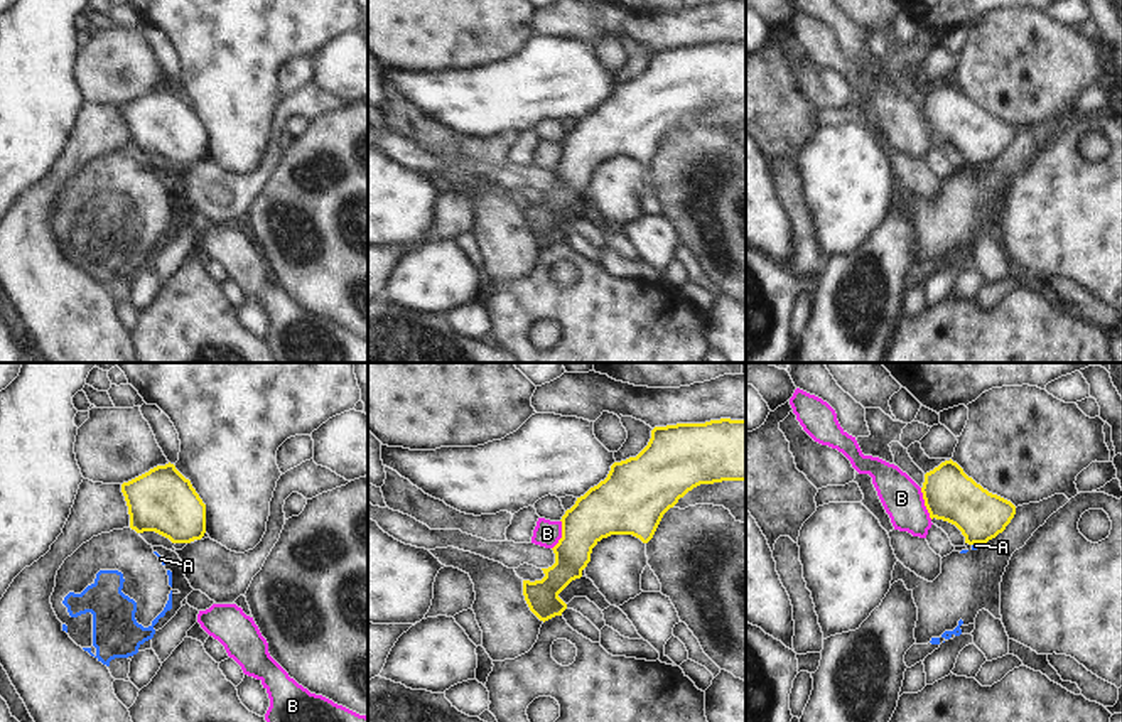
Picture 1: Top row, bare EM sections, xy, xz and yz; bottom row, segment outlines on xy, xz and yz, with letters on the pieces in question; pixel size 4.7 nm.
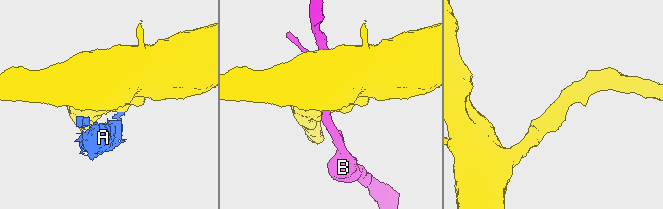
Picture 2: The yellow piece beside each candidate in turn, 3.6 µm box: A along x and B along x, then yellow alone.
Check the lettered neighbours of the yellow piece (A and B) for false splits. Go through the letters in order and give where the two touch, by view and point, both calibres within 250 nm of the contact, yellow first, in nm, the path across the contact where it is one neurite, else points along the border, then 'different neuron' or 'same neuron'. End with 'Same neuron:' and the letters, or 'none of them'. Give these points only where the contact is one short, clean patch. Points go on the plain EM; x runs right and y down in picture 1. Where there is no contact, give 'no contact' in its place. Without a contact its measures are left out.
A: yz (979, 164) | 240/30 nm | along yz (986, 164), (972, 167) | different neuron
B: yz (925, 125) | 240/190 nm | along yz (920, 110), (923, 127), (932, 140) | different neuron
Same neuron: none of them

